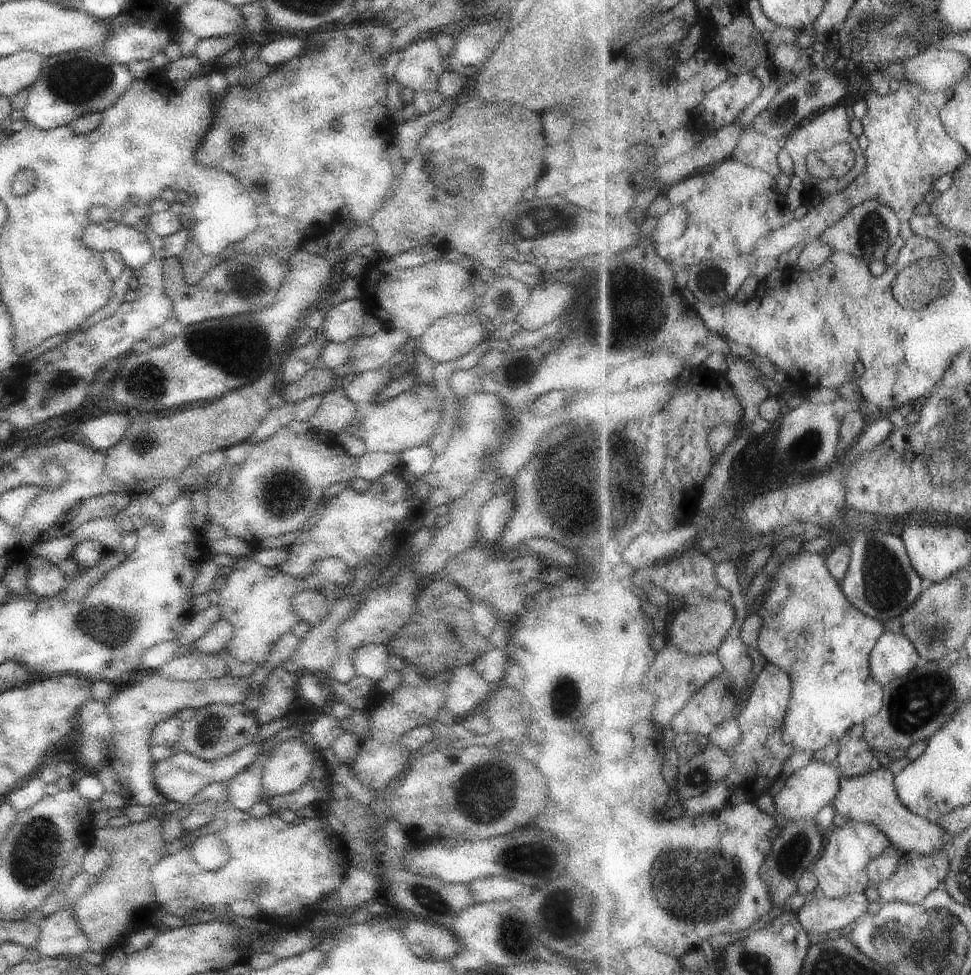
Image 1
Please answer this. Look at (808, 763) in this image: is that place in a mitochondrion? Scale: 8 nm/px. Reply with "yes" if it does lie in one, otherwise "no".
no

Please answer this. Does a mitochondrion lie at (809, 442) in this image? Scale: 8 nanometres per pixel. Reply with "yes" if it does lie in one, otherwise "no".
yes

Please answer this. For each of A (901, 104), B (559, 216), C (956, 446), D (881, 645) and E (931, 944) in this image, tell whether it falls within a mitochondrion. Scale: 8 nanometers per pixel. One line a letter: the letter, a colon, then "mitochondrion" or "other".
A: other
B: other
C: mitochondrion
D: other
E: mitochondrion

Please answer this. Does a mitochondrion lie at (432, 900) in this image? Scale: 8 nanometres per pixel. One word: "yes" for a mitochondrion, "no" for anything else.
yes

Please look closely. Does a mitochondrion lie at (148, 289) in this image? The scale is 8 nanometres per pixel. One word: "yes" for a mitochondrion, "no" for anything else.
no

